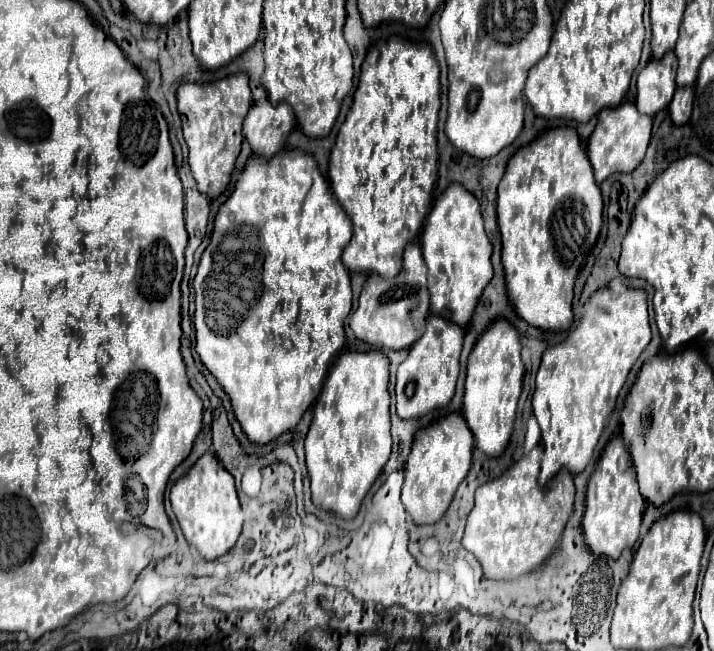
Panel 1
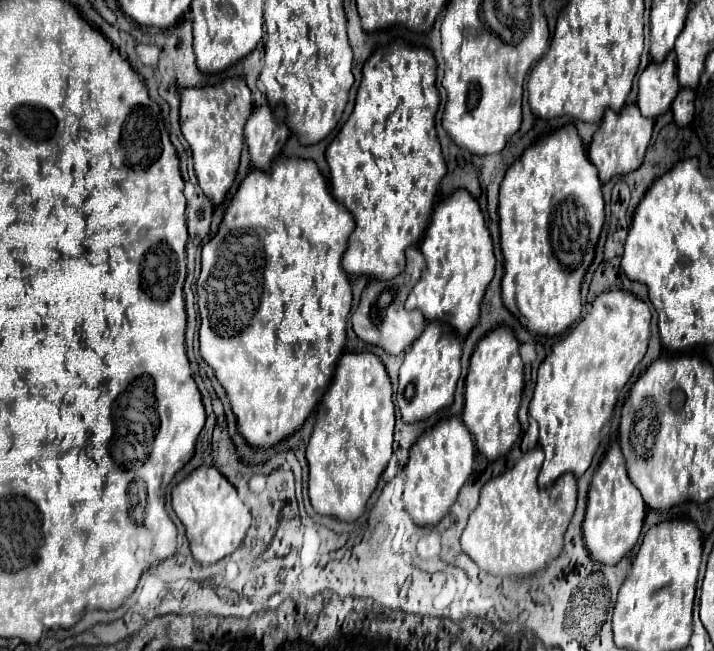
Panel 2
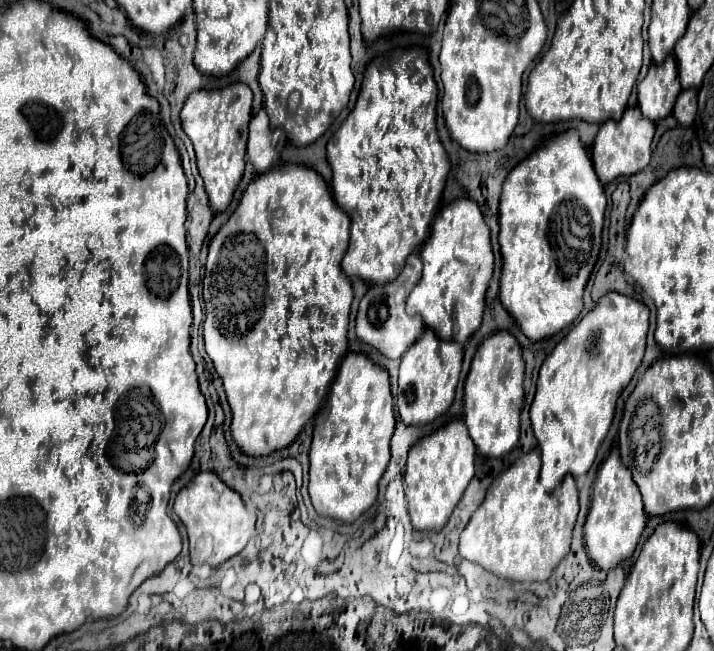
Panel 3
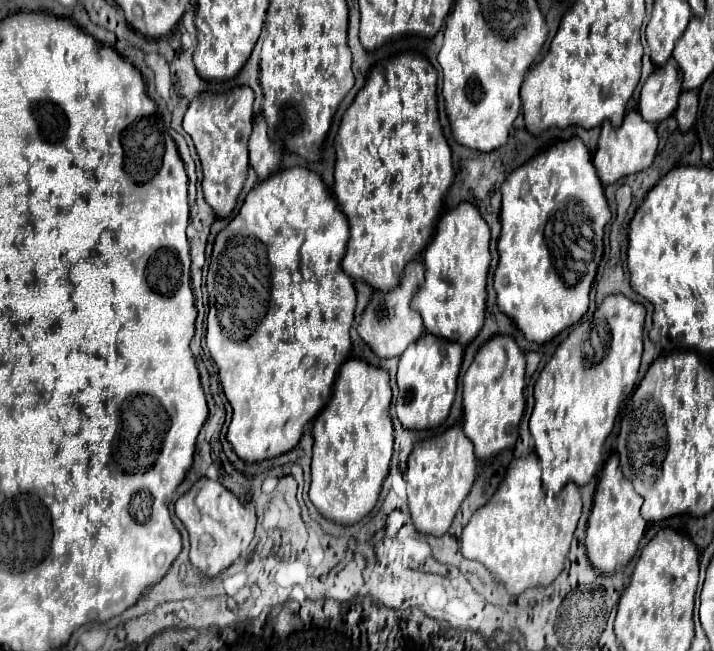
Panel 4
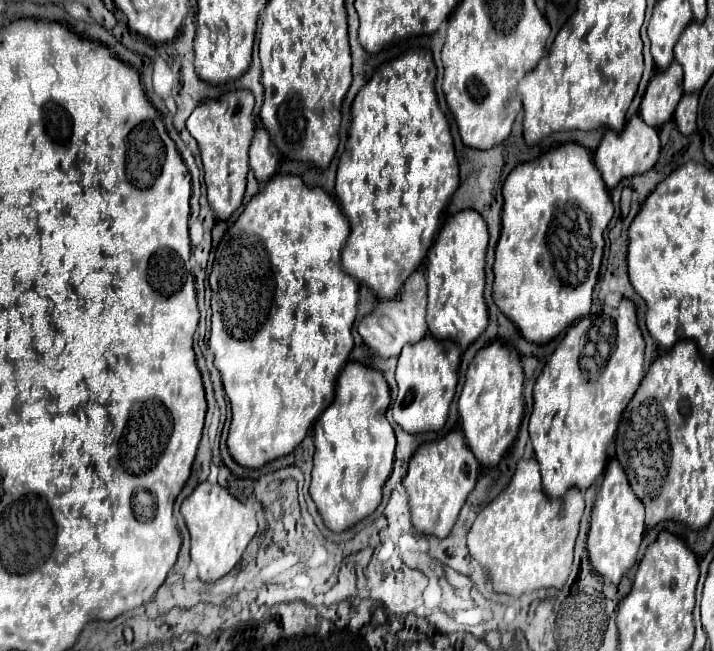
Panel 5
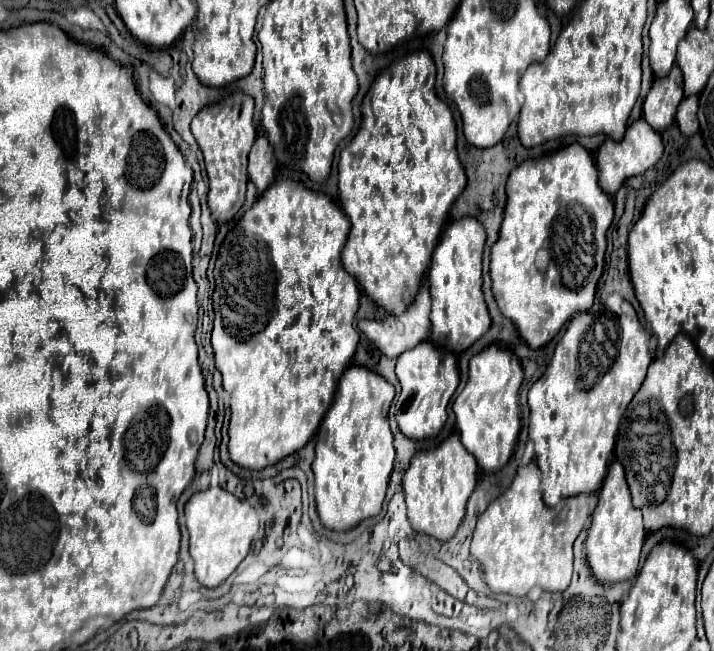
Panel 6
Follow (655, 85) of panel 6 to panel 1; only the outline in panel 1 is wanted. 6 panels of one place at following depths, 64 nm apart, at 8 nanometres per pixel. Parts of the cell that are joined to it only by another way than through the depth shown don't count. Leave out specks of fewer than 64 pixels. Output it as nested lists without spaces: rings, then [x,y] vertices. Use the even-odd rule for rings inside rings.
[[[666,52],[664,58],[652,60],[636,80],[636,108],[640,114],[654,116],[664,110],[676,92],[676,56]]]

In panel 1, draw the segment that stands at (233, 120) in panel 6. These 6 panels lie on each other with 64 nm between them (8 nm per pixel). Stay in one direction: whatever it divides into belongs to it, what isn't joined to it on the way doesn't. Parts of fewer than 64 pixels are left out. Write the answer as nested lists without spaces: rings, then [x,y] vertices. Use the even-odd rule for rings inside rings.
[[[240,72],[208,84],[186,82],[178,88],[176,98],[178,98],[178,112],[182,118],[184,140],[190,150],[188,164],[192,176],[202,194],[206,194],[208,198],[218,198],[230,182],[230,174],[240,154],[242,122],[248,108],[252,106],[248,74]]]

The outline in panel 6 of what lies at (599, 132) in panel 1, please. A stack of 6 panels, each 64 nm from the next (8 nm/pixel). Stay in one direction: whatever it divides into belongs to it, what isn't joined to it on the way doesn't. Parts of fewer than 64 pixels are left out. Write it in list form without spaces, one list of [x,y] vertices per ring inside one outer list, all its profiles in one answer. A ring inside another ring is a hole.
[[[642,118],[640,120],[634,120],[628,128],[626,128],[626,134],[622,140],[612,140],[612,138],[606,138],[602,142],[602,146],[598,148],[598,156],[596,156],[596,166],[600,170],[600,186],[604,188],[604,192],[608,194],[614,194],[622,182],[630,176],[636,176],[636,174],[642,174],[646,172],[648,168],[652,168],[660,156],[662,156],[662,138],[660,134],[650,128]]]

